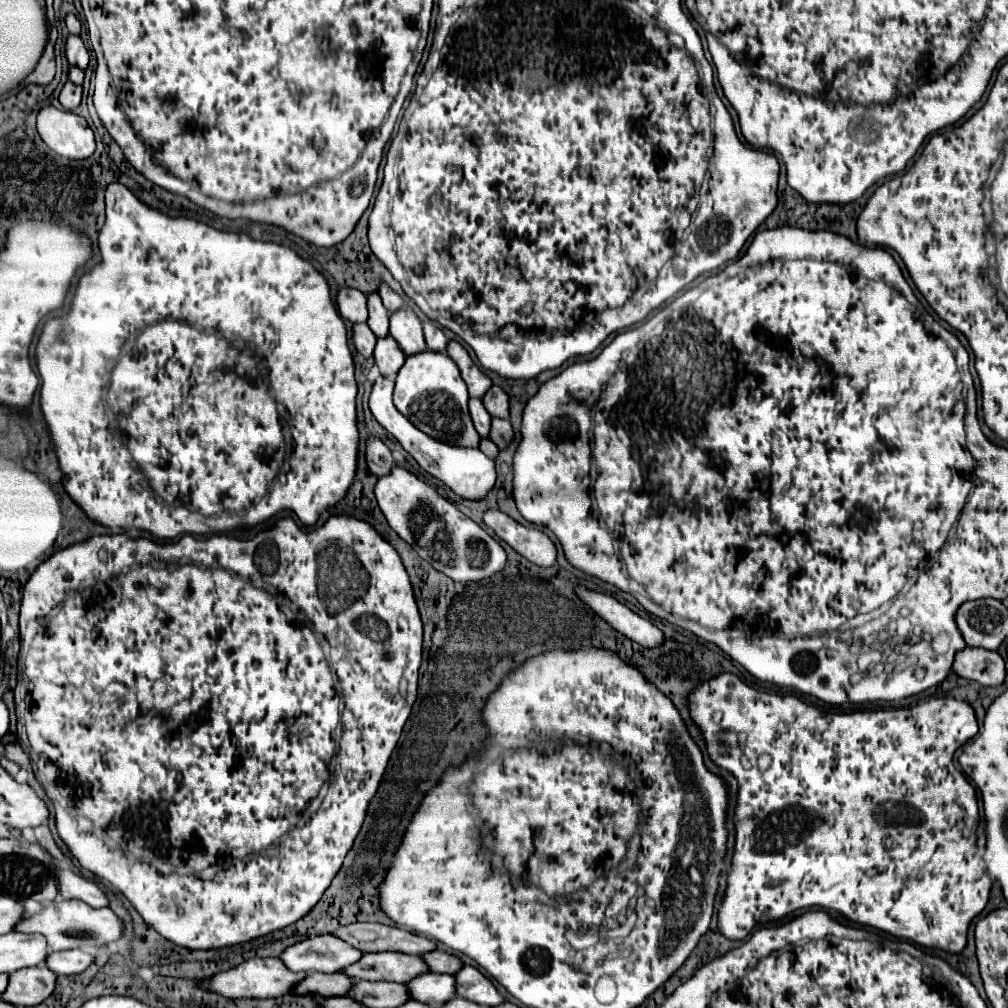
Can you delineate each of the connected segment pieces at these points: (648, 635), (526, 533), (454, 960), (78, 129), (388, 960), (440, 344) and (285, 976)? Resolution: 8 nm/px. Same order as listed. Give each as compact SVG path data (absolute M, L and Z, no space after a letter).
M578 587L576 591L584 591L584 599L588 599L588 605L598 615L604 615L604 619L608 619L608 623L612 623L612 627L616 627L616 631L628 635L628 639L632 639L644 647L660 645L660 641L664 639L662 631L658 627L654 627L650 621L642 619L640 615L632 613L626 605L622 605L614 597L608 597L608 595L596 593L596 591L588 591L584 587Z
M486 511L484 523L530 563L538 567L552 567L556 563L556 545L546 533L524 527L502 511Z
M444 949L430 951L430 953L424 955L424 959L432 967L434 973L452 973L452 975L456 975L464 967L464 963L456 955L448 953Z
M54 105L38 113L38 133L52 151L68 159L86 159L96 149L94 133L86 119Z
M366 953L360 963L346 967L342 973L352 975L354 979L366 981L396 981L410 983L414 977L428 973L428 965L420 955L406 953Z
M426 323L424 325L424 337L426 337L428 349L438 351L438 353L446 353L448 339L446 339L446 335L442 333L442 329L436 323Z
M266 957L266 959L248 959L244 963L240 963L234 969L222 971L218 975L214 975L210 979L210 983L200 981L202 989L210 989L222 997L228 999L242 999L242 997L256 997L256 999L264 999L264 997L280 997L286 993L292 993L292 987L296 987L296 983L300 983L300 979L304 979L306 973L294 973L290 971L282 959L278 957Z

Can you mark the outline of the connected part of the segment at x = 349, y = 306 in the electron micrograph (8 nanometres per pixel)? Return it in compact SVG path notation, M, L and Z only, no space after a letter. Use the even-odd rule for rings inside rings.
M342 287L338 291L338 311L344 319L352 323L366 323L368 321L368 305L366 305L366 295L360 293L358 289L348 289Z

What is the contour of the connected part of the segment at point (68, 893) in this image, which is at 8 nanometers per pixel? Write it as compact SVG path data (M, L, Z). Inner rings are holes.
M58 869L56 877L60 883L60 897L62 899L80 899L94 909L108 907L110 901L106 897L106 893L98 887L98 883L84 879L82 875L76 875L70 869Z

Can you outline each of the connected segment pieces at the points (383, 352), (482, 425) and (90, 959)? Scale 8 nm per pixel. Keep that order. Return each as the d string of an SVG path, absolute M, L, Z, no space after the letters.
M388 337L388 339L378 339L374 349L374 361L384 377L396 379L400 367L406 361L406 355L404 351L400 351L400 347L396 347L396 341Z
M470 399L470 415L472 415L472 421L474 421L476 431L478 431L482 437L488 437L492 417L490 417L490 413L484 409L484 405L482 405L480 399Z
M72 949L72 951L50 953L46 965L56 975L78 975L78 973L86 971L92 963L94 963L94 955L92 953L86 953L86 951L80 951L80 949Z

